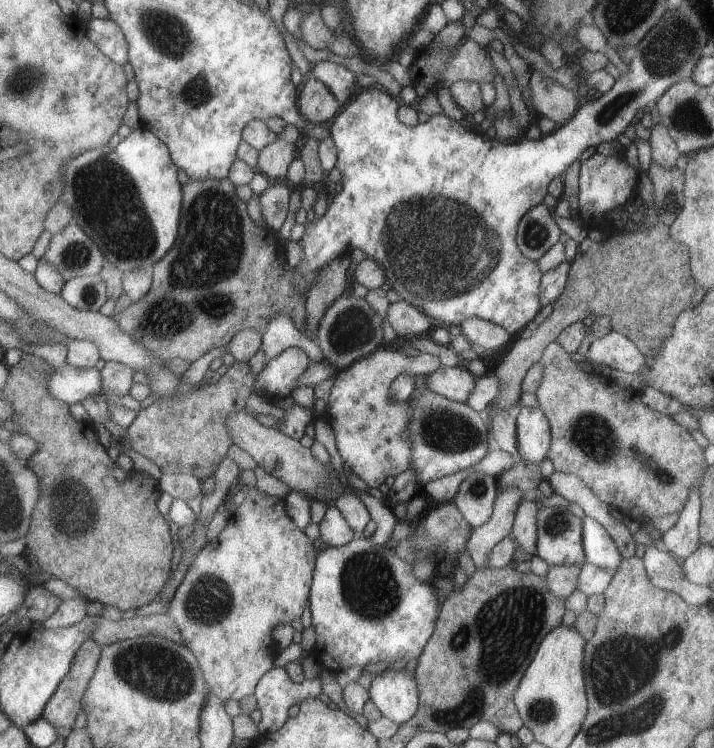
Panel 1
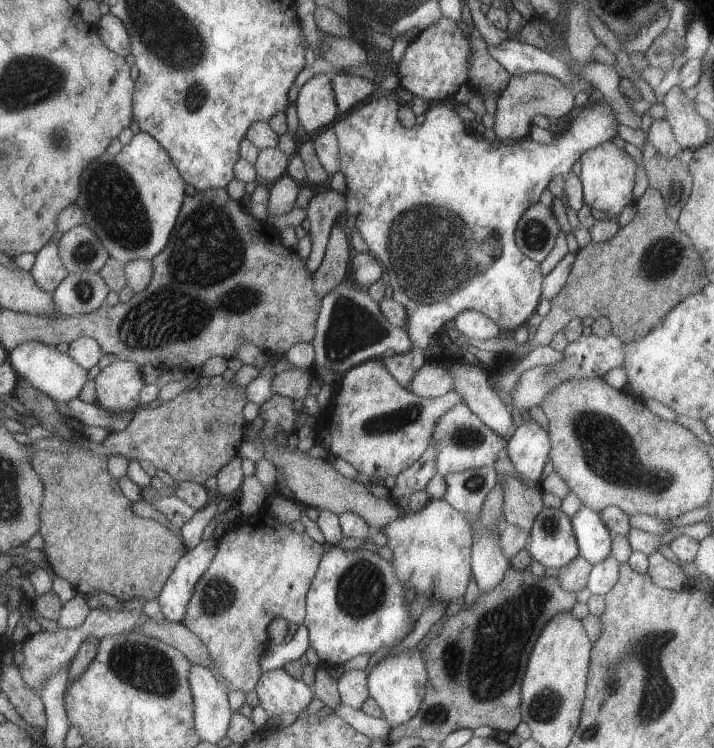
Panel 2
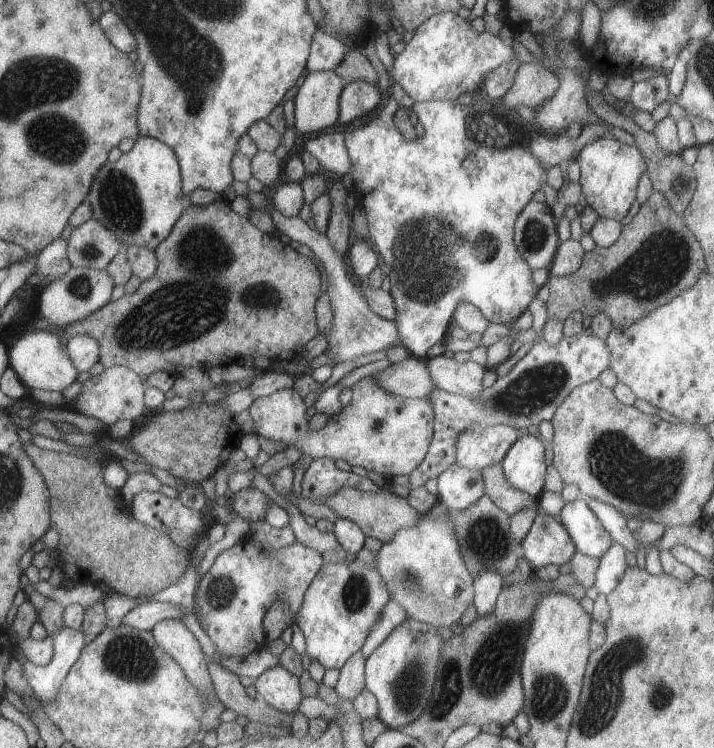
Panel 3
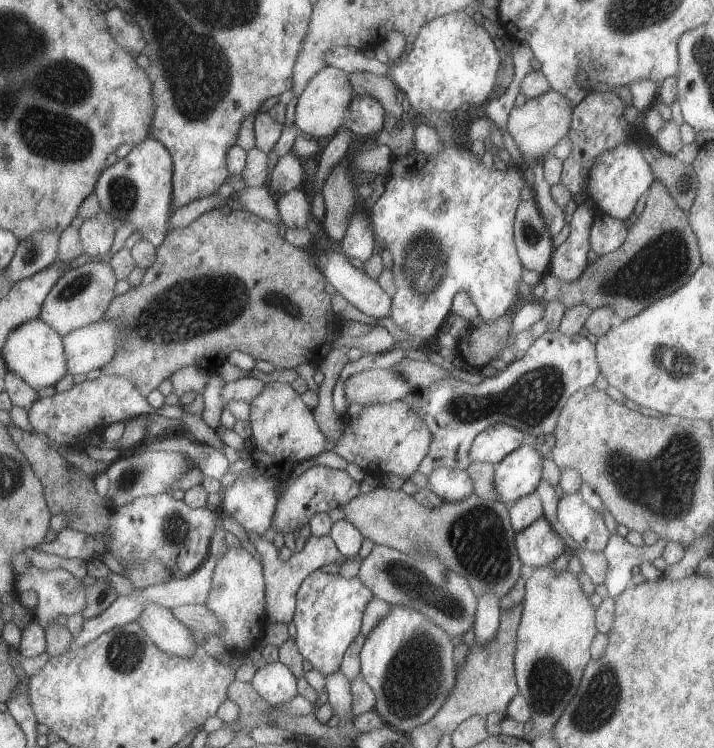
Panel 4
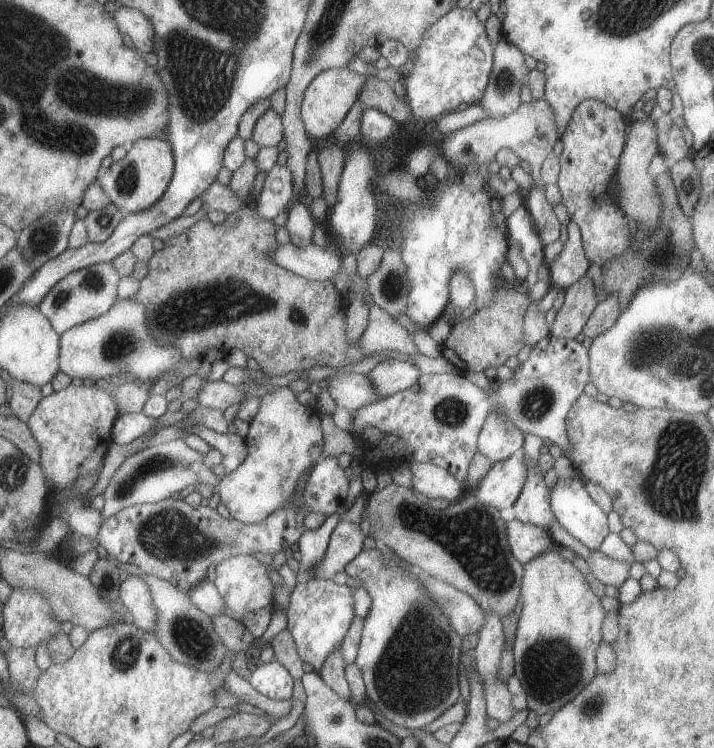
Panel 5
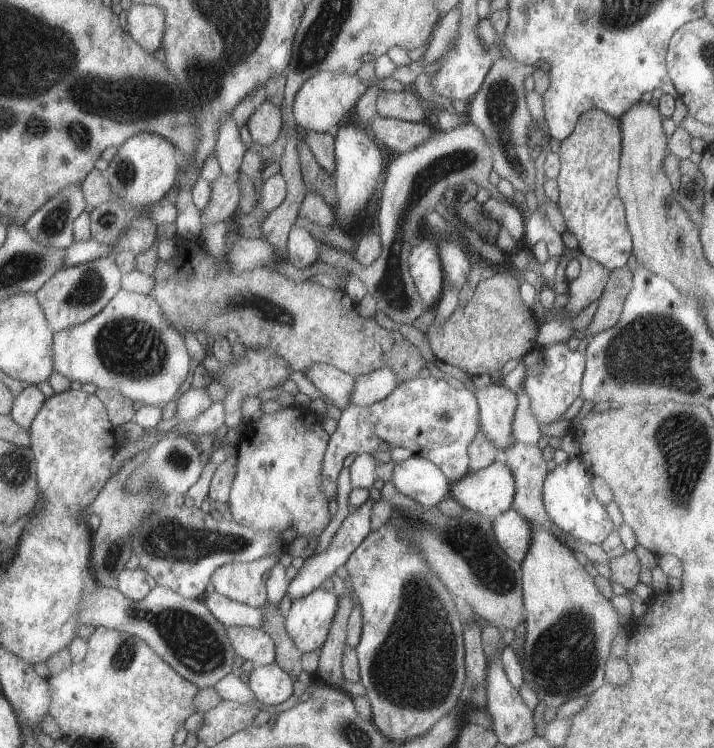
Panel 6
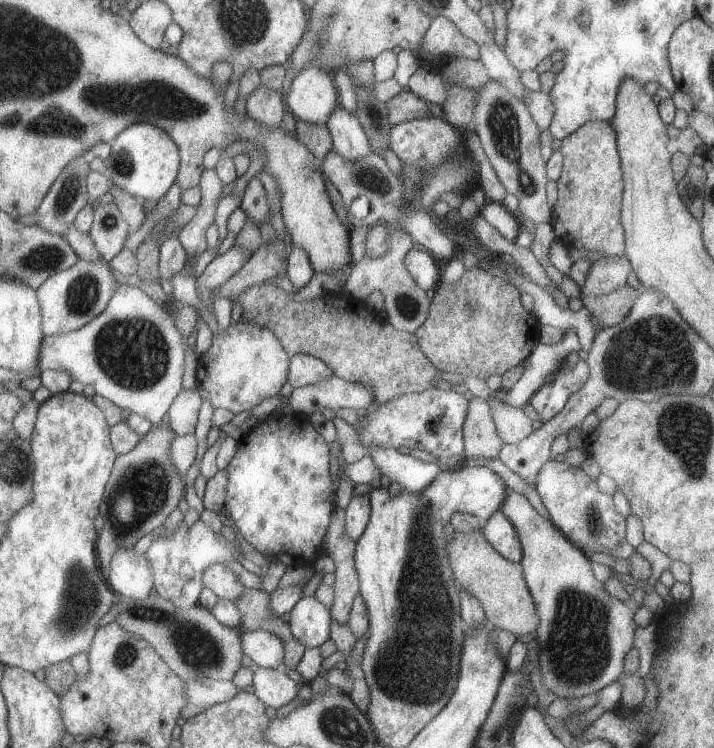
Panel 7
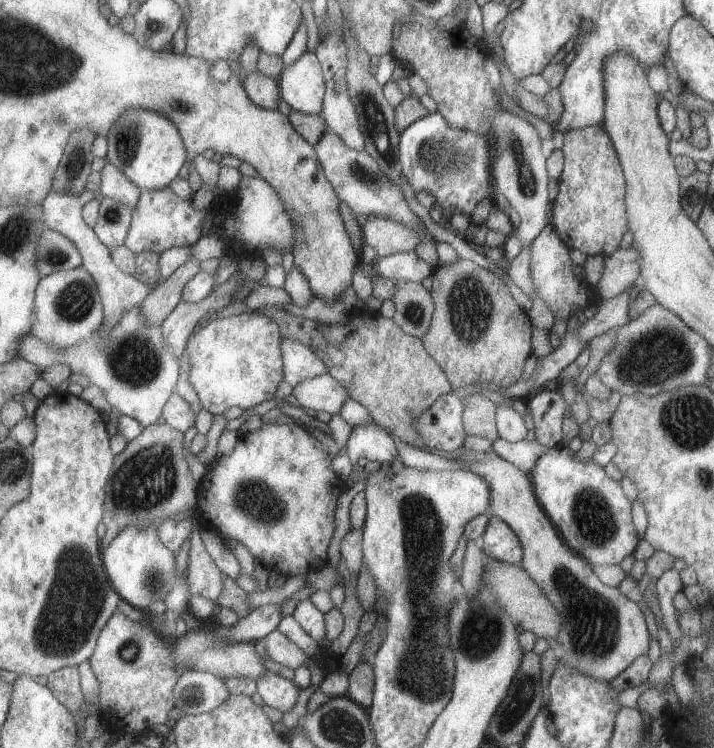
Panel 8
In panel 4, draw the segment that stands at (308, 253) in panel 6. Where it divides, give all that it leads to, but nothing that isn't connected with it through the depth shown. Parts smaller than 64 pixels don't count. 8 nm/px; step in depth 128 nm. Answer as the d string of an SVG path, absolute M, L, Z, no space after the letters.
M294 189L288 194L282 194L277 200L281 220L287 228L306 228L311 215L311 204L304 190Z

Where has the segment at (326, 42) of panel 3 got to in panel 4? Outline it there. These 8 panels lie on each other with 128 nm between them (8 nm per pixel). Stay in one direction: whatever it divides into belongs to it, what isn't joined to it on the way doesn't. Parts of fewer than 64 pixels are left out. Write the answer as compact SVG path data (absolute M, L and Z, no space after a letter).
M463 10L439 16L424 24L406 60L399 59L390 66L367 58L357 48L334 46L326 54L326 65L353 72L367 72L376 76L388 76L402 90L412 109L424 112L459 112L462 104L481 105L494 91L497 72L500 70L500 54L492 36Z

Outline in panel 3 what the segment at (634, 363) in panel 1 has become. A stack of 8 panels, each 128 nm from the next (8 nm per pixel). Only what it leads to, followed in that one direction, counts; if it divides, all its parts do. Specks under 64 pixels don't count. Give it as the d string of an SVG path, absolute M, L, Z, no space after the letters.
M582 331L572 337L562 336L560 342L556 342L554 346L550 346L545 339L535 342L531 350L512 367L507 375L496 378L492 386L486 386L484 390L480 390L478 398L452 394L438 387L430 390L427 399L430 400L432 410L434 410L433 438L424 460L422 460L420 466L416 466L416 470L413 470L408 478L410 487L414 489L424 486L425 482L430 479L437 479L451 464L455 464L456 440L460 438L460 434L464 434L464 430L475 429L476 427L510 425L524 433L531 425L538 427L540 422L550 422L560 403L568 398L569 392L572 392L575 387L581 384L597 379L608 366L610 366L608 346L596 335L588 336Z

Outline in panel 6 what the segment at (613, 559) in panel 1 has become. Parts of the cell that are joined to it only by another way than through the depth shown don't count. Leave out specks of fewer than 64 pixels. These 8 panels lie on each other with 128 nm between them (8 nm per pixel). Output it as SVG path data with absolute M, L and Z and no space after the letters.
M576 456L548 472L544 480L542 498L548 516L560 529L578 541L601 546L617 527L606 512L606 505L596 498L591 482L591 473L579 456Z

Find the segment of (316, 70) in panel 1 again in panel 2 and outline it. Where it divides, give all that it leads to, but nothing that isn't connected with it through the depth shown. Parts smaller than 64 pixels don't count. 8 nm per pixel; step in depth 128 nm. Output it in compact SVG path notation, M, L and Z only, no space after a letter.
M336 72L332 77L332 86L340 114L345 114L356 104L368 100L378 90L376 81L359 75Z

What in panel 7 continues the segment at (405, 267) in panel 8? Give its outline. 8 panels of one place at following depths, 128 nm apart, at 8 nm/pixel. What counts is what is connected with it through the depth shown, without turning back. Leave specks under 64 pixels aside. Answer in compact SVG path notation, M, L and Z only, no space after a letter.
M410 250L404 258L404 265L416 284L424 291L435 289L442 280L438 264L428 252Z

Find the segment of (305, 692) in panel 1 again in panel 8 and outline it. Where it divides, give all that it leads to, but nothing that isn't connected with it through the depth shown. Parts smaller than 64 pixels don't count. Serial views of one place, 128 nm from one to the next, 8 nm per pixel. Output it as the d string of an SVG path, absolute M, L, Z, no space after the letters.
M265 671L257 680L257 693L265 705L278 711L289 711L296 704L301 688L278 674Z

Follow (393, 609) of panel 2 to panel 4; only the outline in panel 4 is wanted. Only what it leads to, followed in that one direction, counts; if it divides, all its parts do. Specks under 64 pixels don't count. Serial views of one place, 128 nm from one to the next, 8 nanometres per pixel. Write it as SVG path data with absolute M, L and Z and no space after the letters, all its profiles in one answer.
M321 569L308 574L296 593L297 603L293 621L298 650L320 674L330 676L341 668L346 649L360 634L364 610L368 602L375 598L374 593L364 586L357 576L348 579L339 573L327 574Z

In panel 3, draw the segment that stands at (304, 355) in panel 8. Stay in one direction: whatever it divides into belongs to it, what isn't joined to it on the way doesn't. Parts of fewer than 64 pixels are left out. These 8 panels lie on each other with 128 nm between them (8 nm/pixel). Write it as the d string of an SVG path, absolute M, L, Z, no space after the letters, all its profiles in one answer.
M412 356L390 364L386 370L380 370L372 376L376 384L382 386L386 392L407 399L426 399L428 392L435 388L423 359Z

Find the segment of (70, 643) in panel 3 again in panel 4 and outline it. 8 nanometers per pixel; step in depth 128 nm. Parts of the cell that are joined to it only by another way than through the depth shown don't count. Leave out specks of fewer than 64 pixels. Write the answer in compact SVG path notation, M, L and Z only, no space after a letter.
M209 555L209 557L206 558L206 562L202 564L198 570L190 574L190 576L186 576L186 578L172 578L168 582L140 589L136 594L132 594L132 596L118 596L110 605L110 608L98 614L98 616L85 619L82 632L78 634L78 638L76 638L76 636L72 637L72 649L86 646L88 642L96 640L102 633L108 632L108 630L112 630L112 628L116 628L116 626L124 626L125 624L130 624L130 622L137 621L140 614L142 614L142 610L146 608L146 602L148 602L148 604L152 602L152 604L158 604L158 606L164 606L168 609L176 608L176 606L186 606L186 604L190 606L204 606L204 604L206 604L206 598L210 598L213 572L217 564L216 560L218 560L218 558L212 558L212 556Z

